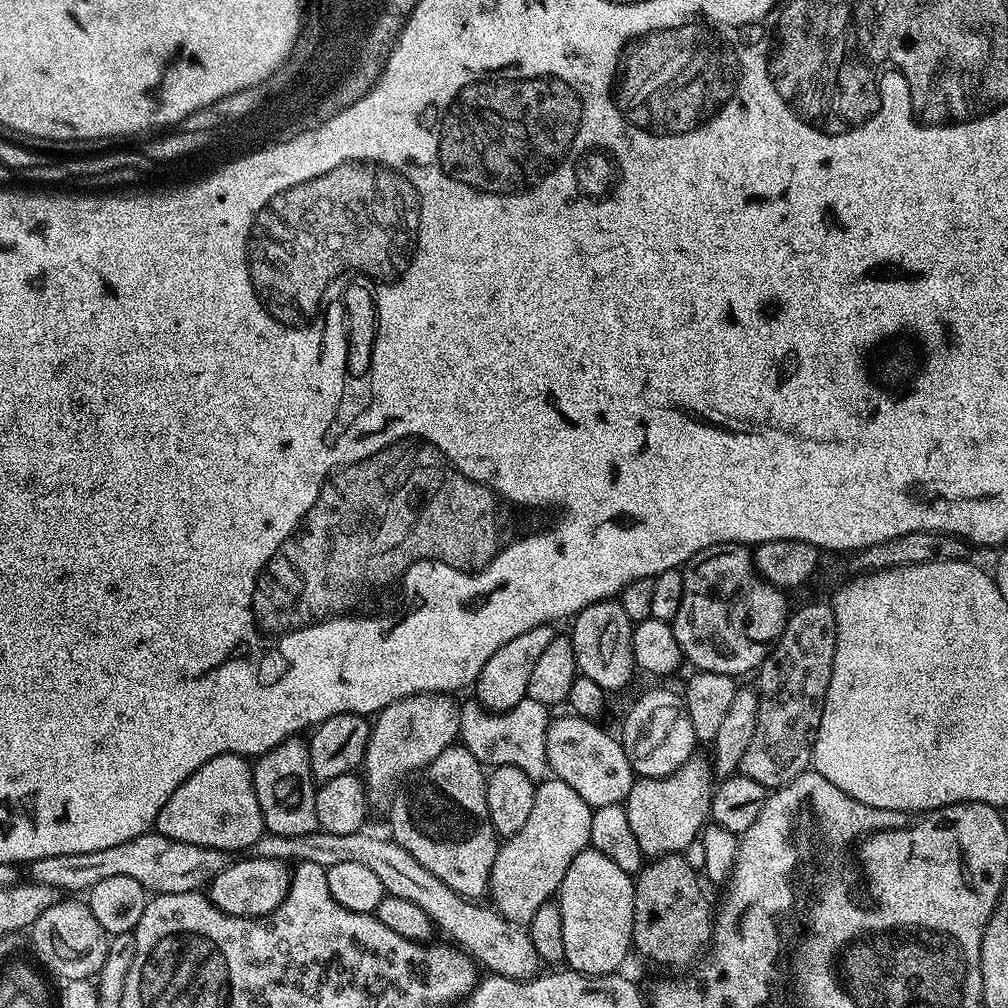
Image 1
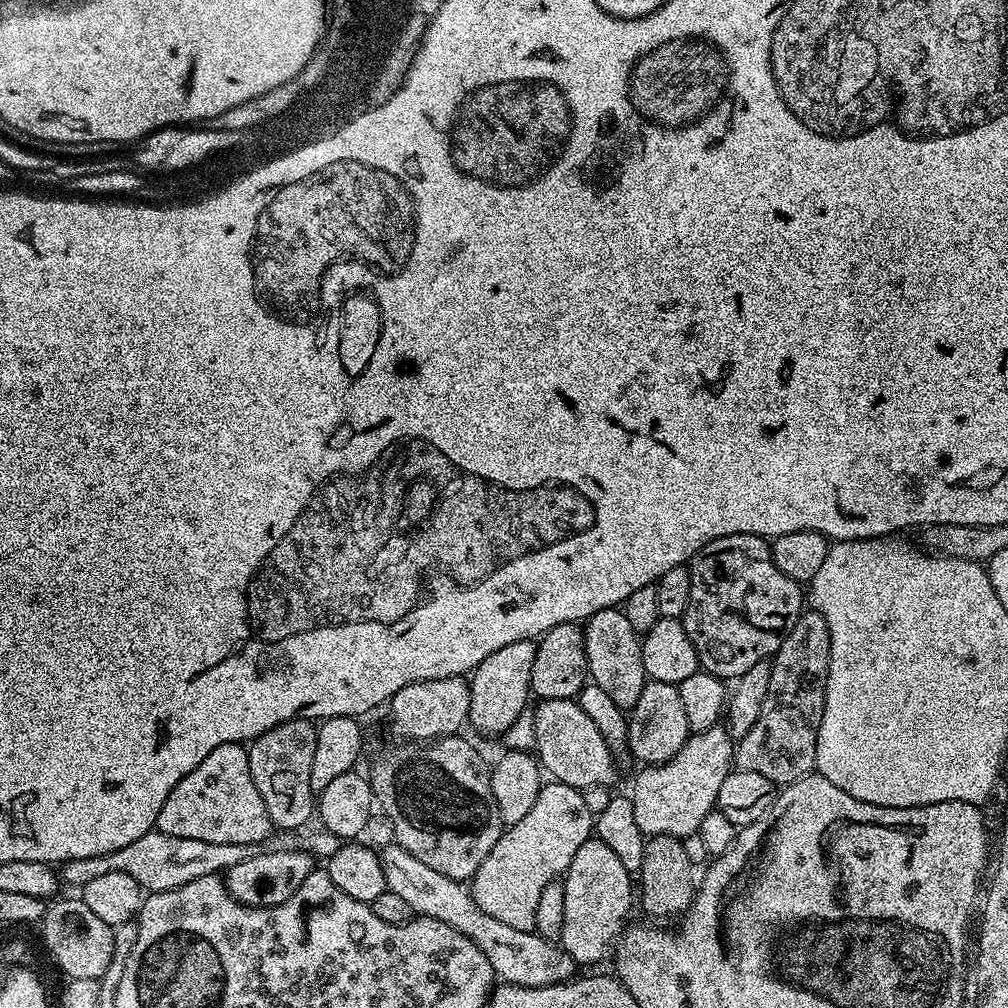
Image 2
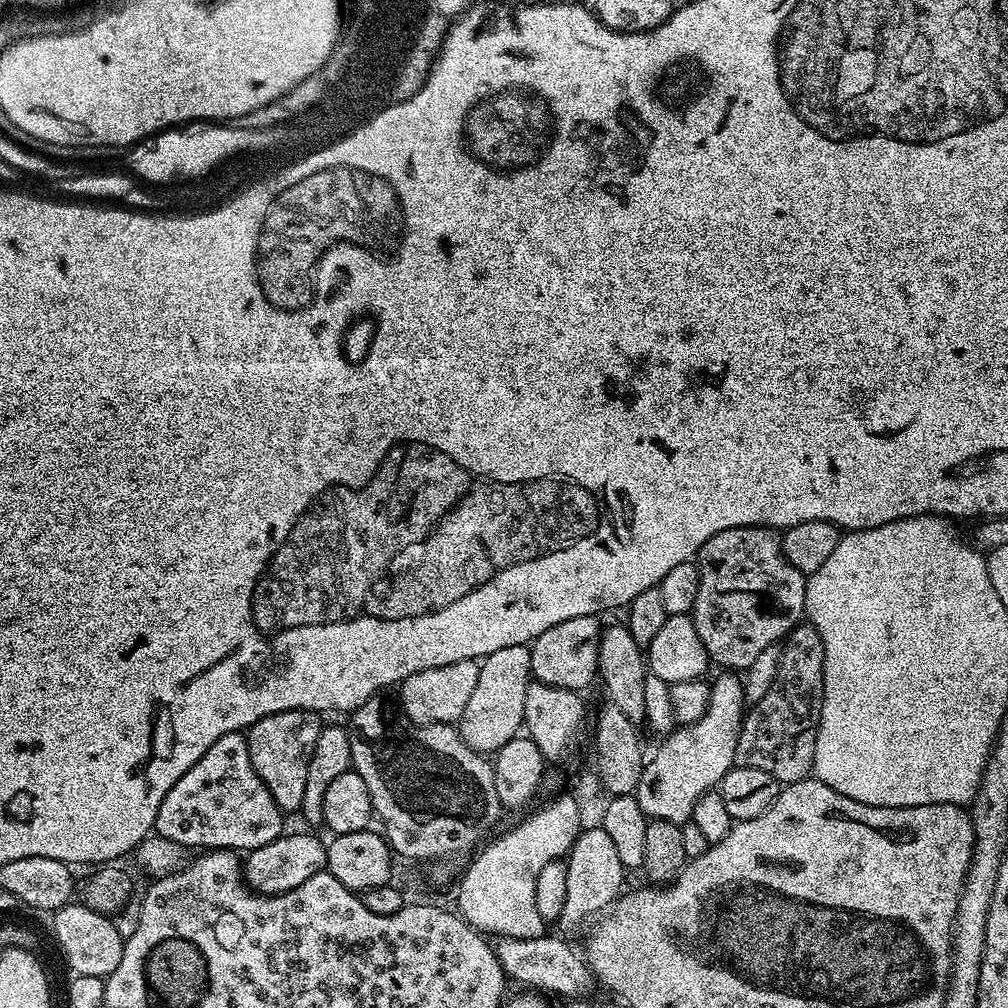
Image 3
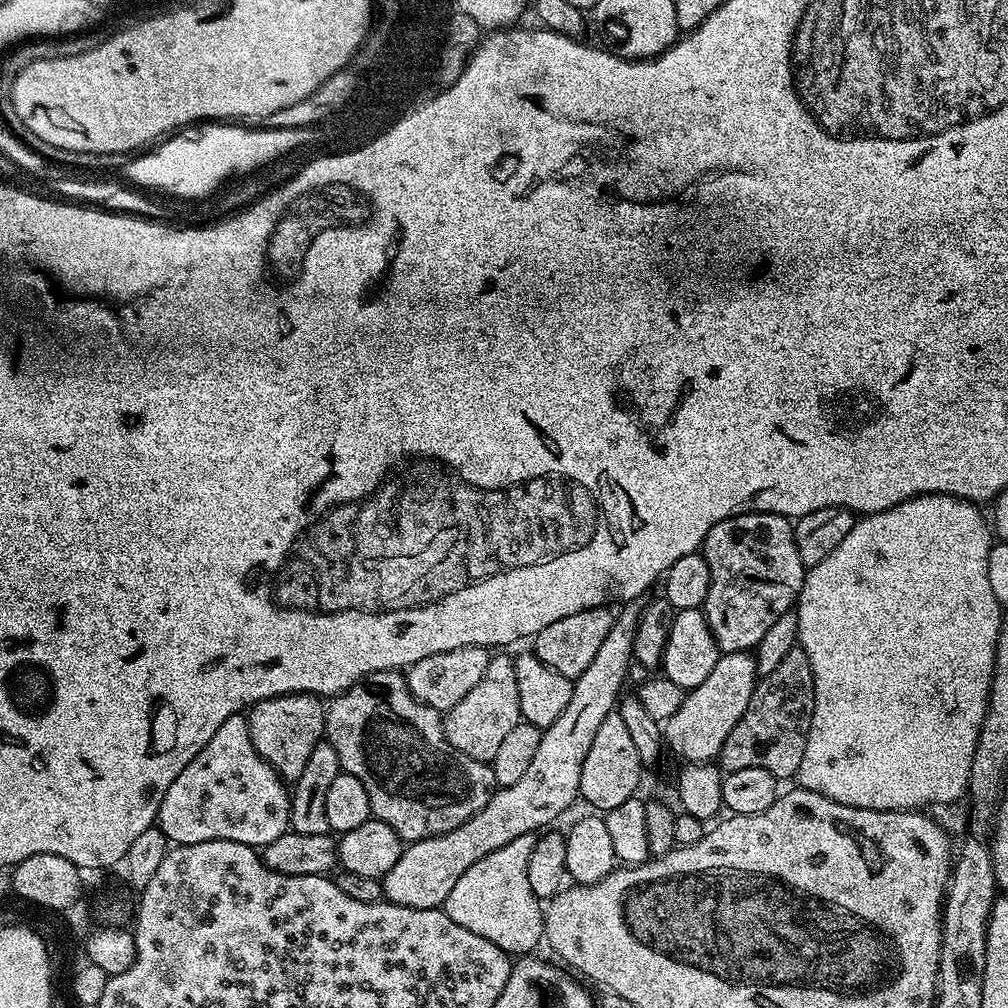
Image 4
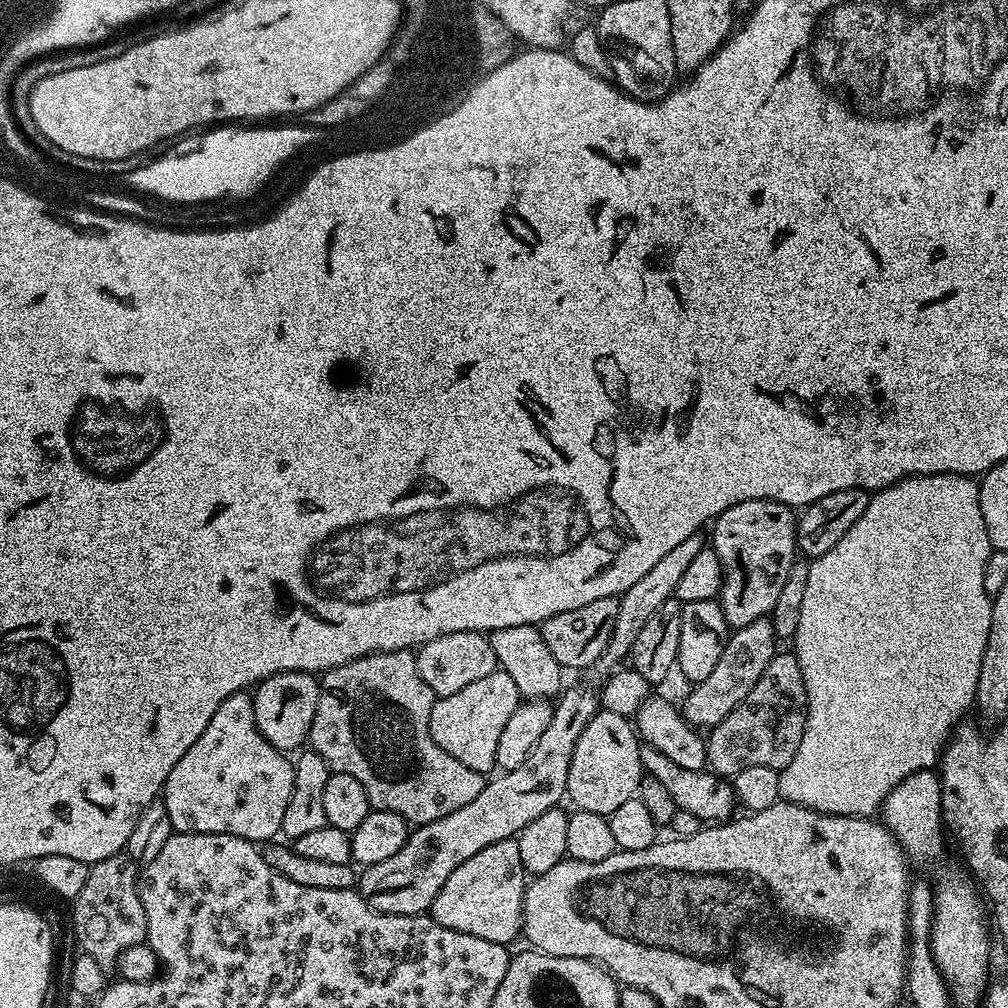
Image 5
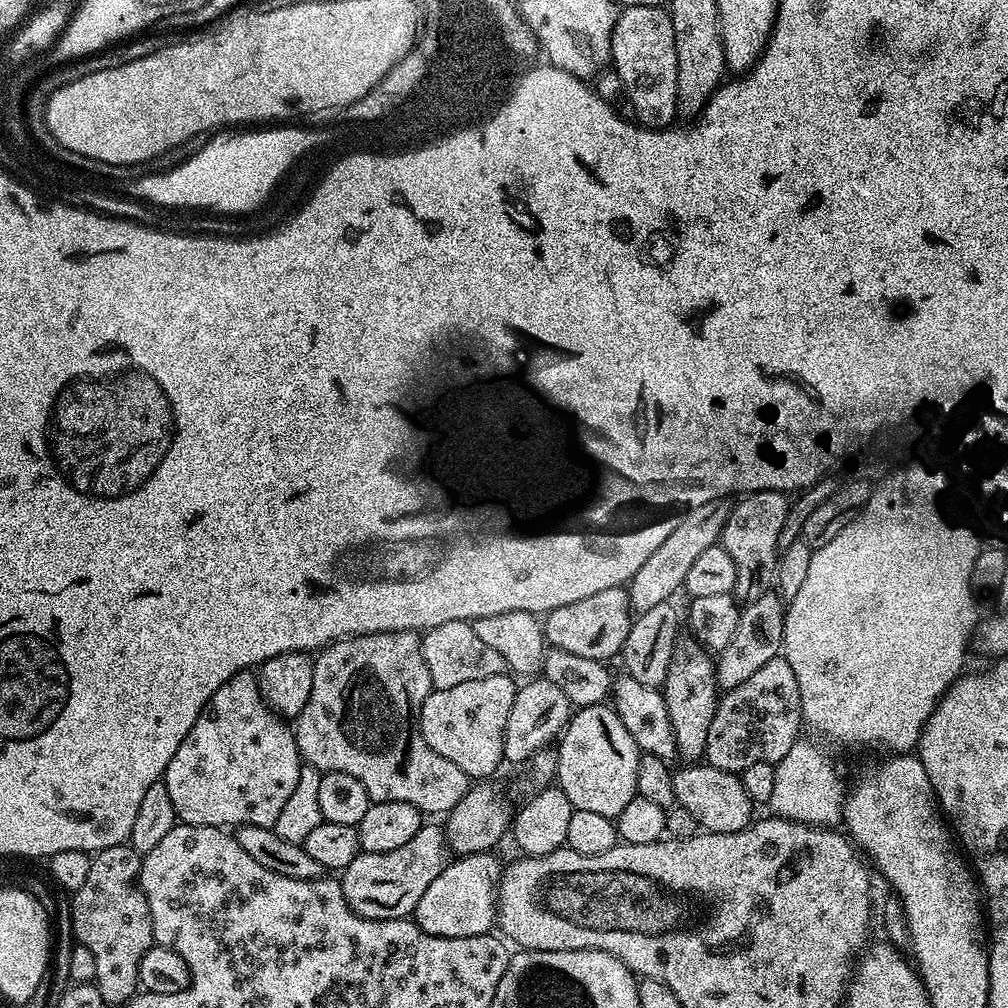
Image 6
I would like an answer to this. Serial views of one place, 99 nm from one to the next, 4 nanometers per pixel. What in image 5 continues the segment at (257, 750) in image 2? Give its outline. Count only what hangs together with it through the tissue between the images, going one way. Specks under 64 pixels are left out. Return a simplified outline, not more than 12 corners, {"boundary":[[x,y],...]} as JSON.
{"boundary":[[279,672],[251,698],[262,738],[303,749],[318,710],[311,672]]}

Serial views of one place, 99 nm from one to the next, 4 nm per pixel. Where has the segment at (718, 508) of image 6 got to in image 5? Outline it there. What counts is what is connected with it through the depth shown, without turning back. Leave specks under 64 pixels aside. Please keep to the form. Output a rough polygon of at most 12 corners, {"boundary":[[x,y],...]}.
{"boundary":[[678,542],[619,597],[618,618],[595,671],[631,657],[646,618],[675,597],[678,578],[702,547]]}

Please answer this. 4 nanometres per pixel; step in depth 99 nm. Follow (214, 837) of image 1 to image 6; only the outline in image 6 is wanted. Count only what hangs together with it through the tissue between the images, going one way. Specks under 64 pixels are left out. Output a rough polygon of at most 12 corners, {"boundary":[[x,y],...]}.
{"boundary":[[251,671],[162,777],[181,824],[276,825],[302,767]]}

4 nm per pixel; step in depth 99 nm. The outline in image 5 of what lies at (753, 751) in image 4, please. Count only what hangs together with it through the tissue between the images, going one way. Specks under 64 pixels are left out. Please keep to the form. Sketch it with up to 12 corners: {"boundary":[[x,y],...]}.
{"boundary":[[775,658],[706,736],[725,778],[786,767],[808,717],[802,666]]}

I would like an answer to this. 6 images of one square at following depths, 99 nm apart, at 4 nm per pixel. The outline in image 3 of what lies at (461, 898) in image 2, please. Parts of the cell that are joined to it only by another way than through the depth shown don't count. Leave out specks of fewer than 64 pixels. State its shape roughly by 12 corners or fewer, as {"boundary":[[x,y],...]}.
{"boundary":[[551,934],[495,945],[505,977],[566,1000],[598,988],[587,961]]}

